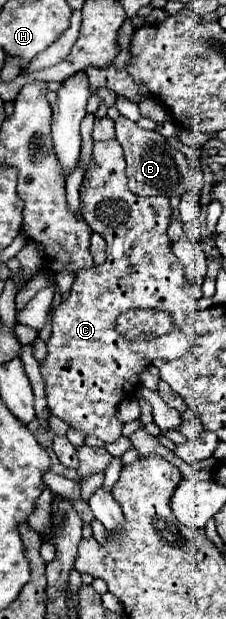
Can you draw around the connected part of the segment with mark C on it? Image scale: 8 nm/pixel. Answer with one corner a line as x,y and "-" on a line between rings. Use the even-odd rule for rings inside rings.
117,140
93,142
91,162
87,166
81,192
81,214
91,226
93,232
101,234
107,242
107,260
91,270
79,272
77,280
71,286
71,294
67,302
61,302
53,312
53,334
47,342
47,360
41,364
41,374
47,384
47,402
49,410
67,422
73,428
85,432
85,436
97,436
103,442
115,442
121,436
123,424
115,418
117,404
135,392
135,384
139,382
139,374
157,358
173,360
181,358
191,348
191,338
185,336
183,324
189,312
195,310
197,298
193,294
191,284
185,278
183,264
171,252
171,240
167,236
167,228
171,224
171,208
169,198
141,198
127,188
125,178
125,158
121,144
-
129,308
163,308
173,314
175,328
153,342
129,342
115,332
115,320
121,312

